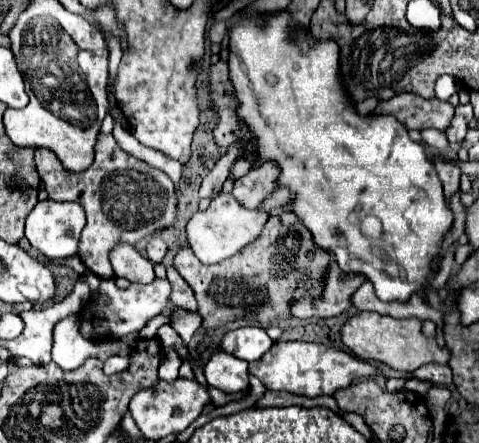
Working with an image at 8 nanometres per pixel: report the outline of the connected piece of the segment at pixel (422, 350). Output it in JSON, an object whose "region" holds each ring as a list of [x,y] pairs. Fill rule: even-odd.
{"region":[[[359,312],[347,320],[347,324],[341,330],[341,338],[355,356],[363,360],[379,360],[401,372],[413,372],[431,362],[447,364],[451,358],[451,352],[447,350],[447,346],[441,348],[435,342],[435,338],[427,338],[423,334],[421,320],[417,318],[397,320],[391,316],[381,316],[377,312]]]}

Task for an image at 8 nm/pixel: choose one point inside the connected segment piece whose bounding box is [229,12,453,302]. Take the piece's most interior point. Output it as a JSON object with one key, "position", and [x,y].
{"position":[339,166]}

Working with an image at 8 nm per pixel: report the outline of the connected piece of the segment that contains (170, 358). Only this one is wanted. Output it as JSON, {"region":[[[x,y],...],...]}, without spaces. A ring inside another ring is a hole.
{"region":[[[163,347],[161,355],[158,376],[160,379],[172,382],[178,378],[179,368],[183,360],[177,352],[170,347]]]}

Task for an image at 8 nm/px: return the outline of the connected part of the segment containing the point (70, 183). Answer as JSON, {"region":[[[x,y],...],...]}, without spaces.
{"region":[[[99,133],[95,147],[95,162],[81,174],[65,170],[57,156],[47,148],[35,150],[35,162],[49,200],[79,202],[85,208],[87,224],[79,240],[79,258],[87,270],[99,278],[113,278],[113,268],[109,264],[111,246],[117,242],[135,244],[147,234],[171,226],[177,202],[171,178],[165,172],[125,154],[113,136]]]}

